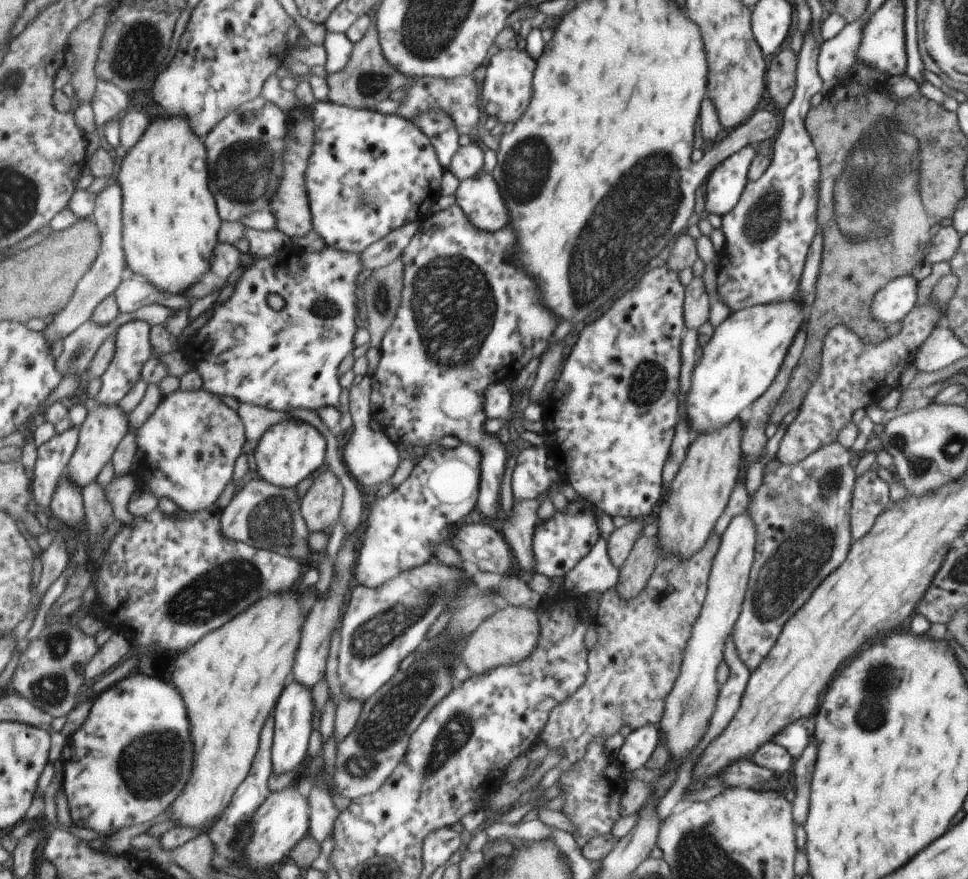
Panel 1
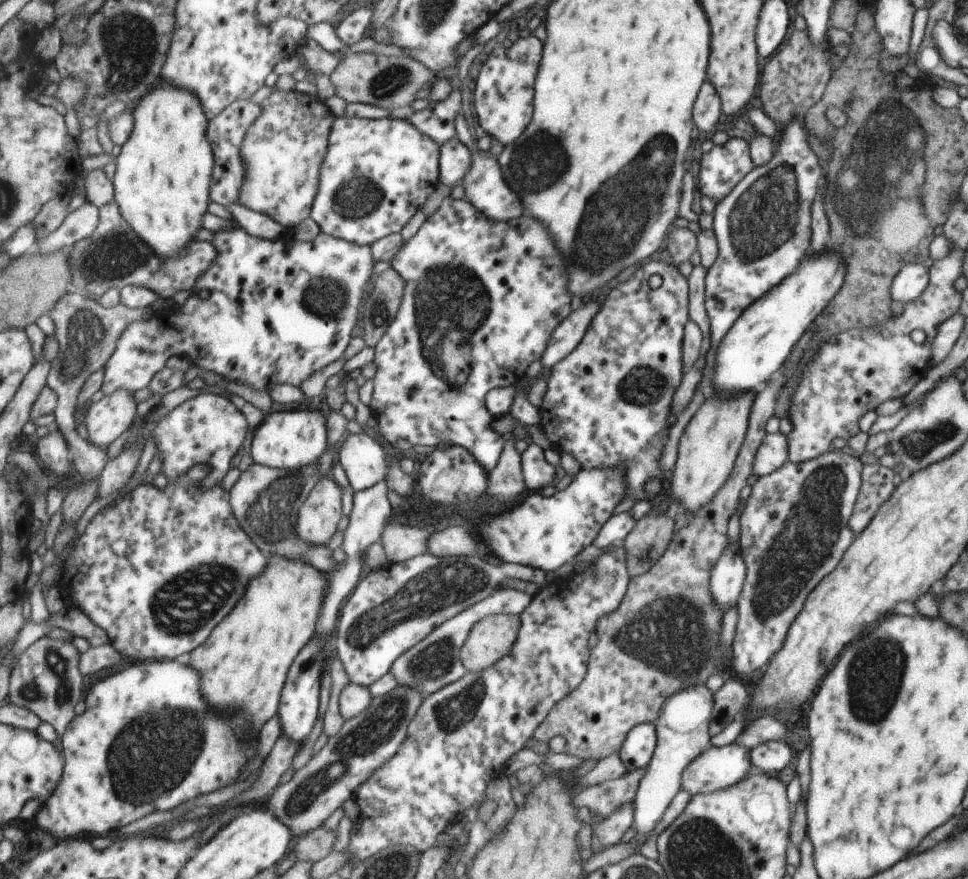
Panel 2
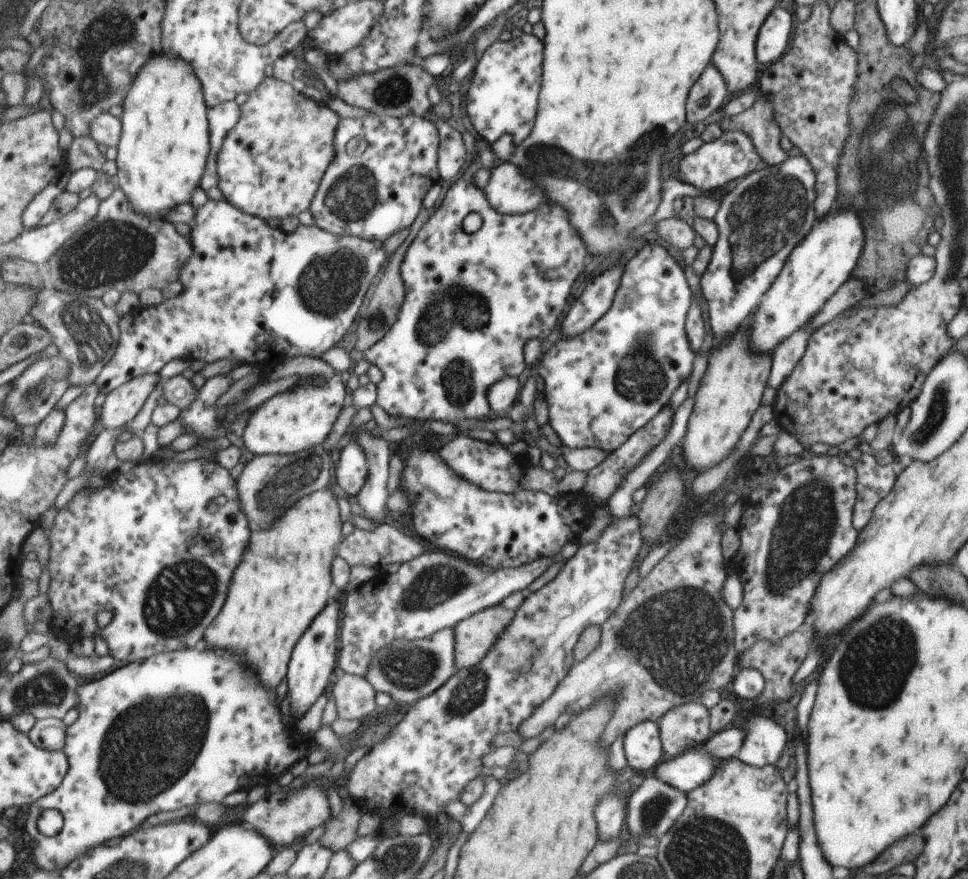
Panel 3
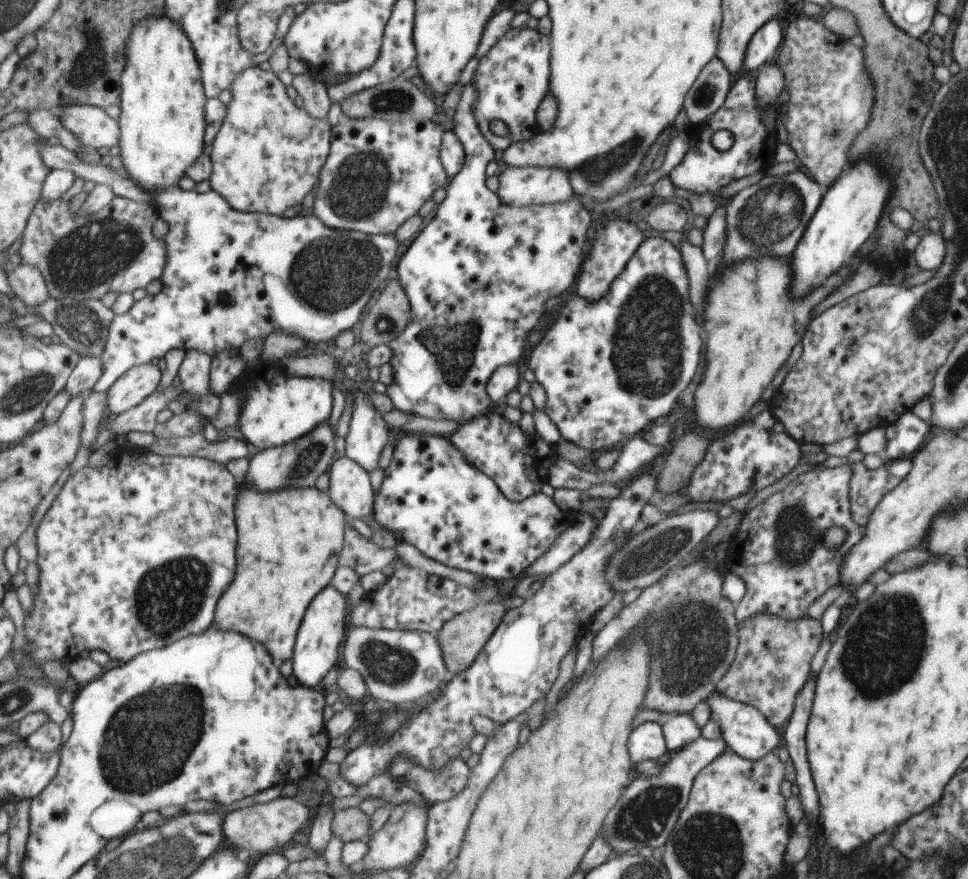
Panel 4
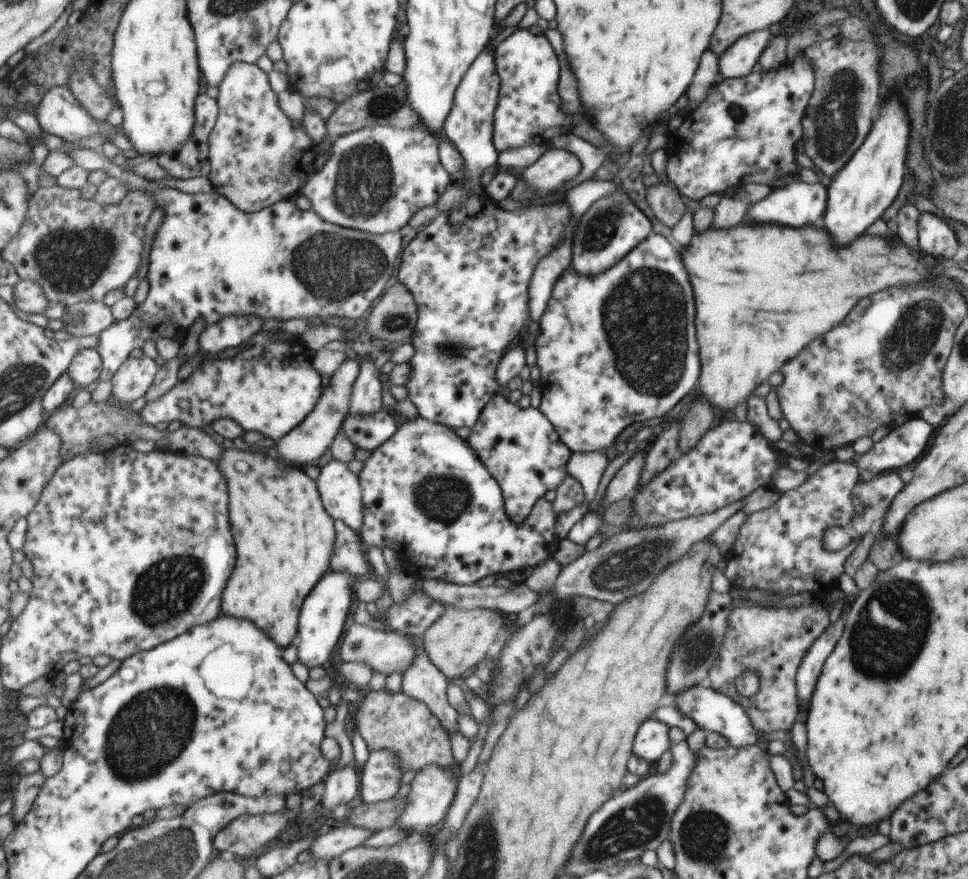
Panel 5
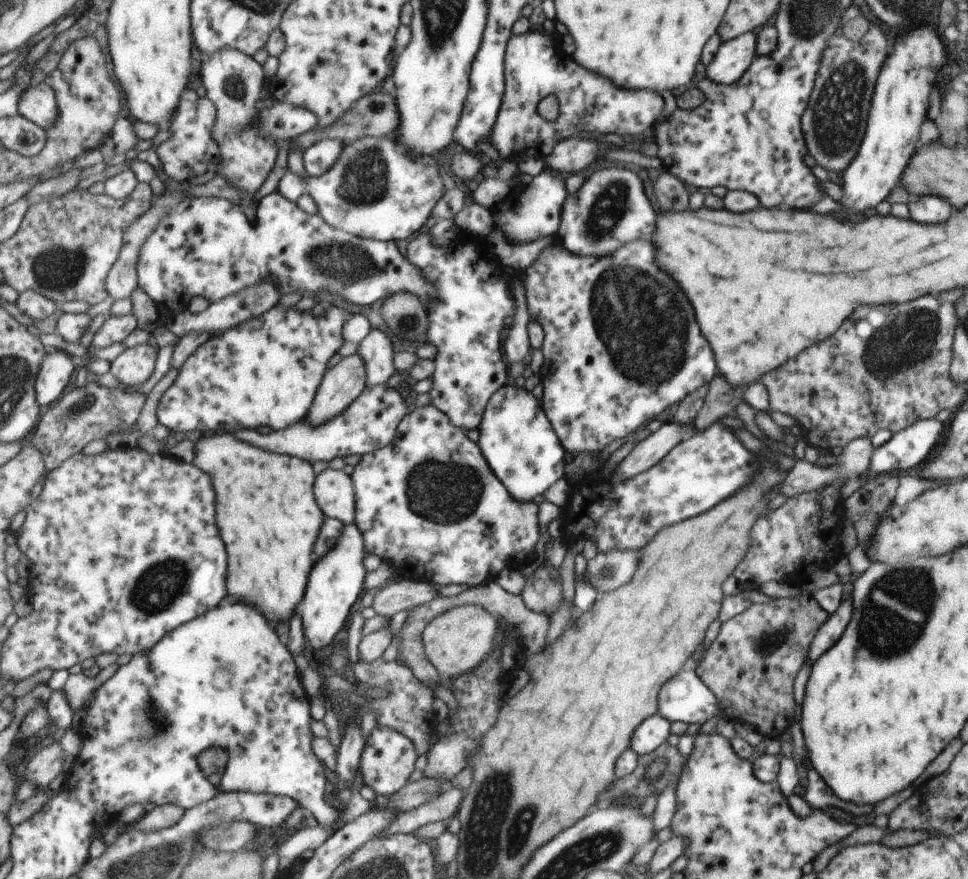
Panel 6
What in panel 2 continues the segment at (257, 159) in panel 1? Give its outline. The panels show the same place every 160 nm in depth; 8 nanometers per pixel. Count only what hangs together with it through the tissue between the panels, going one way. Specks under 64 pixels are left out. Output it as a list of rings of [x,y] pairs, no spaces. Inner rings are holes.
[[[238,100],[230,104],[223,112],[220,112],[213,120],[210,120],[208,128],[208,139],[212,141],[216,166],[213,173],[210,196],[212,201],[221,204],[223,207],[231,203],[240,202],[240,188],[244,183],[246,169],[244,159],[241,158],[241,149],[244,145],[244,138],[248,134],[249,127],[261,116],[260,103],[253,104],[248,100]]]

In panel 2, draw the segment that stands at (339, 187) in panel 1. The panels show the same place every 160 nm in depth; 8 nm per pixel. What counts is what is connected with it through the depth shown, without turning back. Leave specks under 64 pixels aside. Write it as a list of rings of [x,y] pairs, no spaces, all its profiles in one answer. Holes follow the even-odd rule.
[[[405,116],[380,119],[339,117],[332,128],[328,154],[321,169],[320,190],[312,206],[311,218],[323,233],[360,245],[371,245],[392,232],[408,232],[409,218],[417,212],[435,186],[437,143],[421,134]]]

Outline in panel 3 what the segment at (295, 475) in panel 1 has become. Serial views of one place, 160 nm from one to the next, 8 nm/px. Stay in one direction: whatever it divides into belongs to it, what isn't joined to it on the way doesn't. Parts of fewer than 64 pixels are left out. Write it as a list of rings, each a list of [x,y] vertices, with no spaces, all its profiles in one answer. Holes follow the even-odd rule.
[[[339,374],[340,377],[334,376],[320,386],[303,382],[258,406],[250,415],[242,435],[246,448],[253,455],[292,455],[325,442],[347,400],[347,374]]]

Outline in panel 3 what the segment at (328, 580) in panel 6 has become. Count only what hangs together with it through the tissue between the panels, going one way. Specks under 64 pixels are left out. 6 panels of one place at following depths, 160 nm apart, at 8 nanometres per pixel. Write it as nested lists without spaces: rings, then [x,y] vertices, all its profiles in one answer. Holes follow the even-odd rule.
[[[337,602],[329,603],[316,619],[312,626],[297,643],[293,651],[292,660],[288,668],[288,696],[292,706],[292,714],[300,718],[309,712],[309,708],[317,702],[317,698],[331,686],[331,674],[337,664],[337,640],[339,640],[339,620],[341,620],[341,608]]]

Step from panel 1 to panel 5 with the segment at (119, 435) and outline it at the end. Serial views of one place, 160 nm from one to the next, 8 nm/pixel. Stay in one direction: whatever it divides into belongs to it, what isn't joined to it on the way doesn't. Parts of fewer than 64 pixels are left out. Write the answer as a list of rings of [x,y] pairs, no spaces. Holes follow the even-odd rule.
[[[131,355],[112,378],[113,395],[121,402],[135,402],[146,396],[159,372],[159,365],[145,355]]]

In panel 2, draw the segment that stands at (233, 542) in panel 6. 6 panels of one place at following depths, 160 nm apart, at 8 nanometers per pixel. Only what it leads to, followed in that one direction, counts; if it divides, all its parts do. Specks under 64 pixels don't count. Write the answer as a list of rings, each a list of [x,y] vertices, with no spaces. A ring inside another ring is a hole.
[[[331,476],[323,478],[304,502],[297,534],[306,543],[325,546],[337,532],[343,518],[343,492]],[[269,556],[265,570],[249,582],[247,594],[236,604],[237,608],[213,629],[211,636],[196,648],[197,652],[192,652],[185,659],[201,672],[201,676],[205,676],[205,698],[209,704],[213,704],[213,708],[243,710],[249,714],[255,728],[255,734],[251,734],[253,737],[258,737],[261,726],[279,713],[282,692],[293,661],[317,632],[317,623],[324,610],[330,583],[329,577],[315,565],[301,559]]]

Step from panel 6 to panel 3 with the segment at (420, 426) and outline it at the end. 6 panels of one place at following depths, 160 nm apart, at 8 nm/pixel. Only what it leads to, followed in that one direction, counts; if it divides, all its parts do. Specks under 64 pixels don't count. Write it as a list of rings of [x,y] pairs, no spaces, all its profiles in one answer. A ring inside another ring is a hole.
[[[664,409],[647,426],[637,430],[623,446],[610,452],[603,462],[600,462],[588,472],[585,485],[579,493],[558,494],[556,497],[548,496],[540,490],[519,489],[512,493],[496,493],[495,491],[482,489],[476,484],[458,477],[449,468],[449,465],[441,460],[438,455],[439,452],[435,452],[437,447],[431,448],[431,450],[427,450],[429,446],[413,447],[408,452],[401,479],[401,487],[409,497],[411,507],[408,508],[408,514],[411,516],[411,522],[413,522],[413,530],[415,530],[417,536],[421,536],[423,541],[429,542],[429,548],[455,557],[458,556],[466,561],[482,564],[493,570],[520,567],[533,559],[550,557],[558,553],[559,548],[565,546],[569,541],[573,544],[579,544],[578,537],[581,536],[581,532],[585,532],[585,528],[589,528],[589,523],[592,520],[588,512],[588,506],[607,505],[606,500],[618,487],[621,479],[624,479],[624,476],[641,460],[646,452],[649,452],[652,446],[661,442],[672,423],[672,414],[669,410]]]

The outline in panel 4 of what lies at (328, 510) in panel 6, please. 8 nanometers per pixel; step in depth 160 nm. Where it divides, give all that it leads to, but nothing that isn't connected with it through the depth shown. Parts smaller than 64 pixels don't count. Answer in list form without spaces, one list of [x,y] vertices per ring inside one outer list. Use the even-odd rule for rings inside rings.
[[[343,455],[333,462],[327,492],[333,502],[349,517],[369,520],[374,514],[374,495],[368,470]]]

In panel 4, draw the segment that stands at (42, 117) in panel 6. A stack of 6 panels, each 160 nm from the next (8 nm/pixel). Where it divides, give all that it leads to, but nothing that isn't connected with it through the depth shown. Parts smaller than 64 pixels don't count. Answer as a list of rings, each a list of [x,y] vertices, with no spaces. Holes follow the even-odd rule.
[[[67,105],[59,108],[61,123],[80,140],[80,144],[93,148],[119,146],[120,122],[95,105]]]

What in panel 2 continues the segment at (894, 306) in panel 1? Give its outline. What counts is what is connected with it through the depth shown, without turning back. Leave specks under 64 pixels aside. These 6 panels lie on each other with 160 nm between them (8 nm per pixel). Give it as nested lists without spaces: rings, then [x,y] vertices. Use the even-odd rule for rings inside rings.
[[[921,261],[905,263],[900,274],[892,280],[890,288],[891,300],[900,301],[903,304],[915,300],[928,283],[928,268],[921,265]]]

